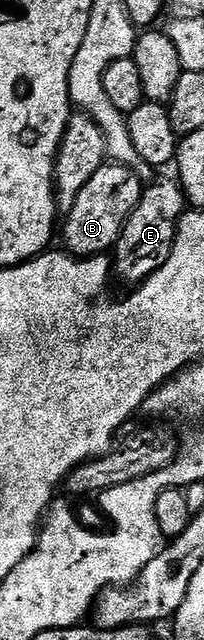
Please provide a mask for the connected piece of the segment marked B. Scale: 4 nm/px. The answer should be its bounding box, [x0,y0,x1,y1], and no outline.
[61,163,145,257]

